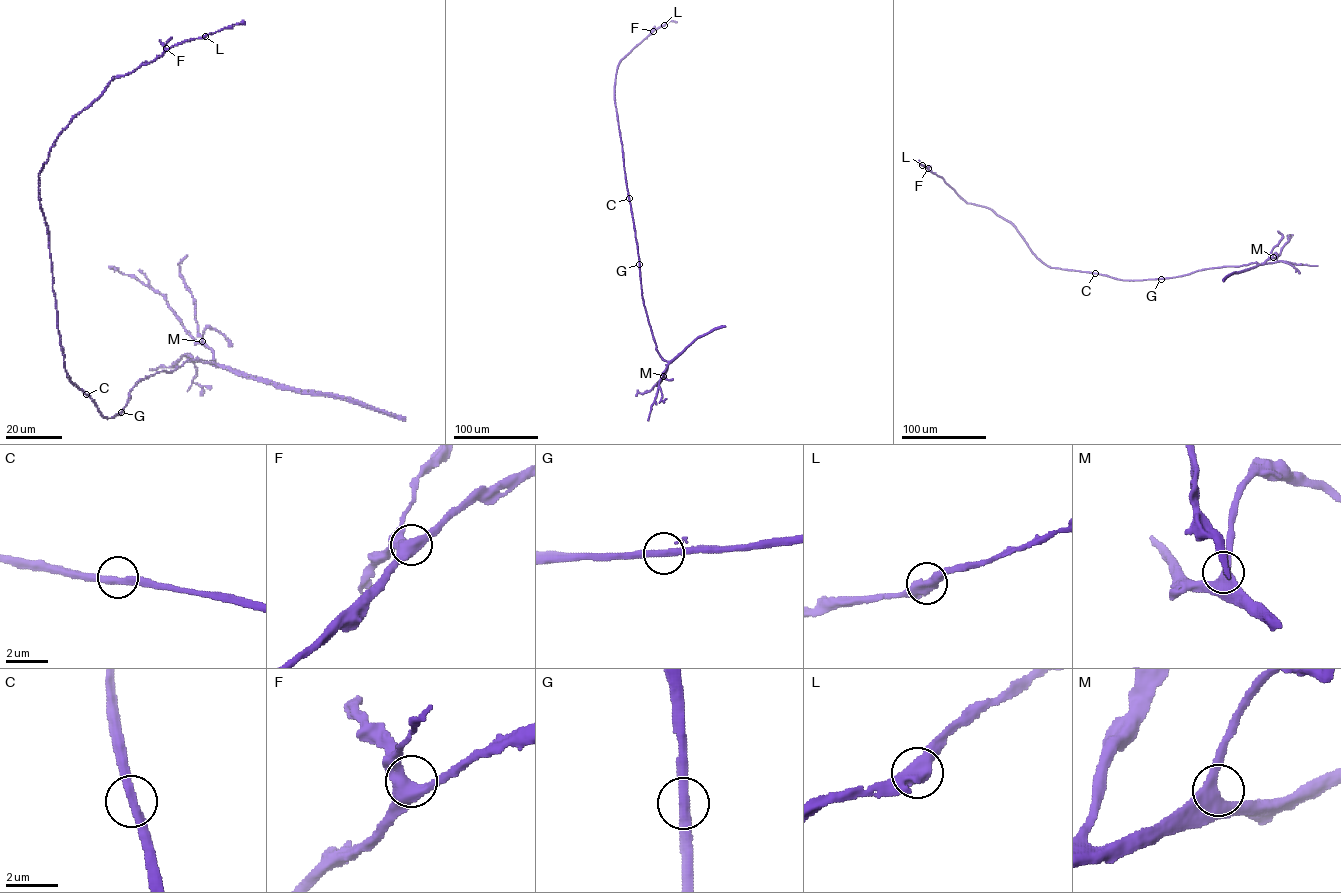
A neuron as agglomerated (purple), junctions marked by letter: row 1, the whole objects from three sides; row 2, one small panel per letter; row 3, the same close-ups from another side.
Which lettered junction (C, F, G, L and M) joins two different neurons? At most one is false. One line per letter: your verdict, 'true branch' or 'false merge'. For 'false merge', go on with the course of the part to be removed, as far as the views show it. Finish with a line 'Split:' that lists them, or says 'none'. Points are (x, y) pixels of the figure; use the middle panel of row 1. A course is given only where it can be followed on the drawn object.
C: true branch
F: true branch
G: true branch
L: true branch
M: true branch
Split: none

